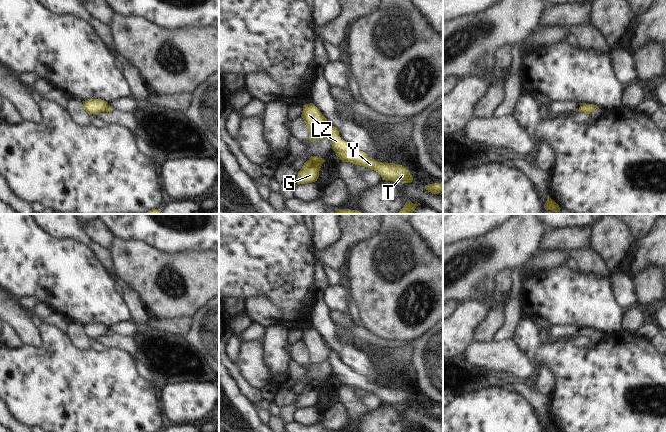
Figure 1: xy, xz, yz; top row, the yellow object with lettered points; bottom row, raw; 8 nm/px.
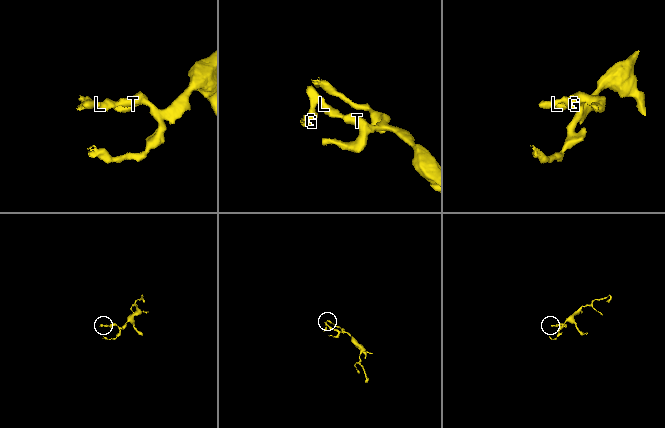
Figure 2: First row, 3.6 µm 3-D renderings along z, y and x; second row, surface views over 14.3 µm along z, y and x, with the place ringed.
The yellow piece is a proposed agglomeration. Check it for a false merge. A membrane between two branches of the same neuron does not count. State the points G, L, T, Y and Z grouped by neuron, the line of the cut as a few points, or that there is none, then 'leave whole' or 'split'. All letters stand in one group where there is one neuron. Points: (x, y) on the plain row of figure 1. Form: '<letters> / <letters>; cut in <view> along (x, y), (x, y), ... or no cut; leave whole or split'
G Z / L T Y; cut in xz along (331, 350), (326, 360); split

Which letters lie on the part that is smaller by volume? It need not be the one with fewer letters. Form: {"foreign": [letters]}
{"foreign": ["G", "Z"]}

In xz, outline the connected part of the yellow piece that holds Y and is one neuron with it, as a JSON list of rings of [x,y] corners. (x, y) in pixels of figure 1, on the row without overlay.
[[[330,351],[327,362],[330,364],[332,373],[341,385],[370,392],[378,396],[382,404],[390,404],[397,407],[412,406],[413,400],[408,392],[394,387],[377,386],[369,382],[365,376],[353,372],[348,366],[344,365],[336,351]]]

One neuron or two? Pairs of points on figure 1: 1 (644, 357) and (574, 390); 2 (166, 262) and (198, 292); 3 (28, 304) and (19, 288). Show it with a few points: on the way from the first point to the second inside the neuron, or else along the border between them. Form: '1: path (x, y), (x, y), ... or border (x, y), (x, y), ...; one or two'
1: path (627, 374), (611, 390), (591, 390); one
2: path (174, 270), (190, 284); one
3: border (18, 298), (34, 297), (38, 301); two

